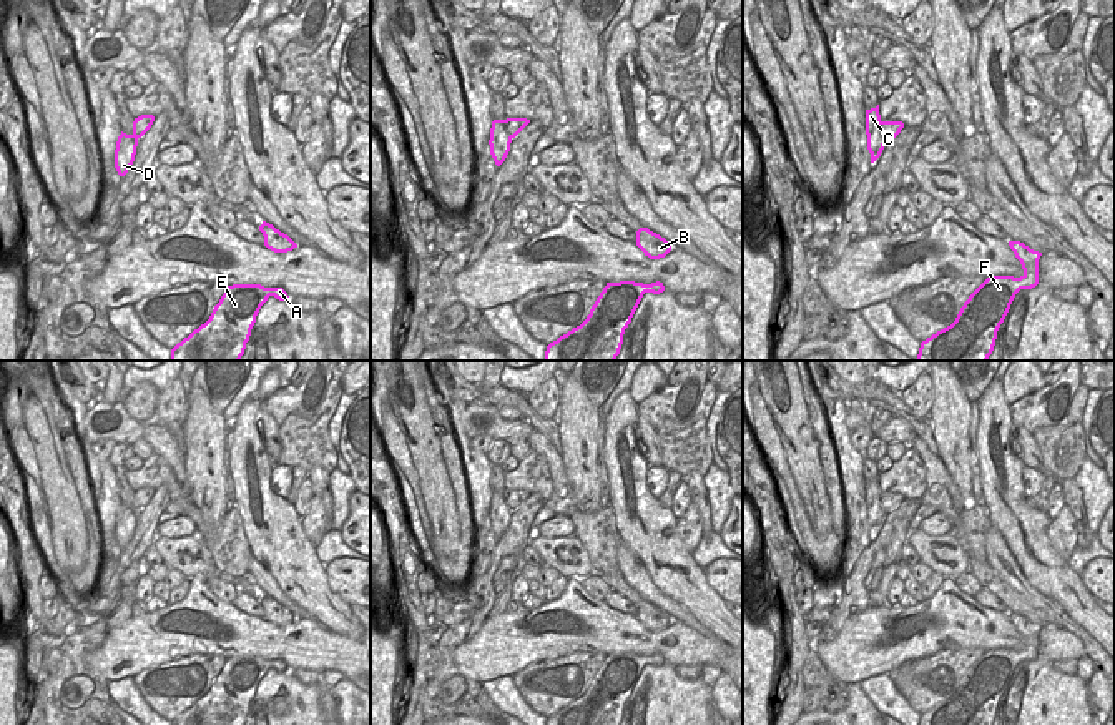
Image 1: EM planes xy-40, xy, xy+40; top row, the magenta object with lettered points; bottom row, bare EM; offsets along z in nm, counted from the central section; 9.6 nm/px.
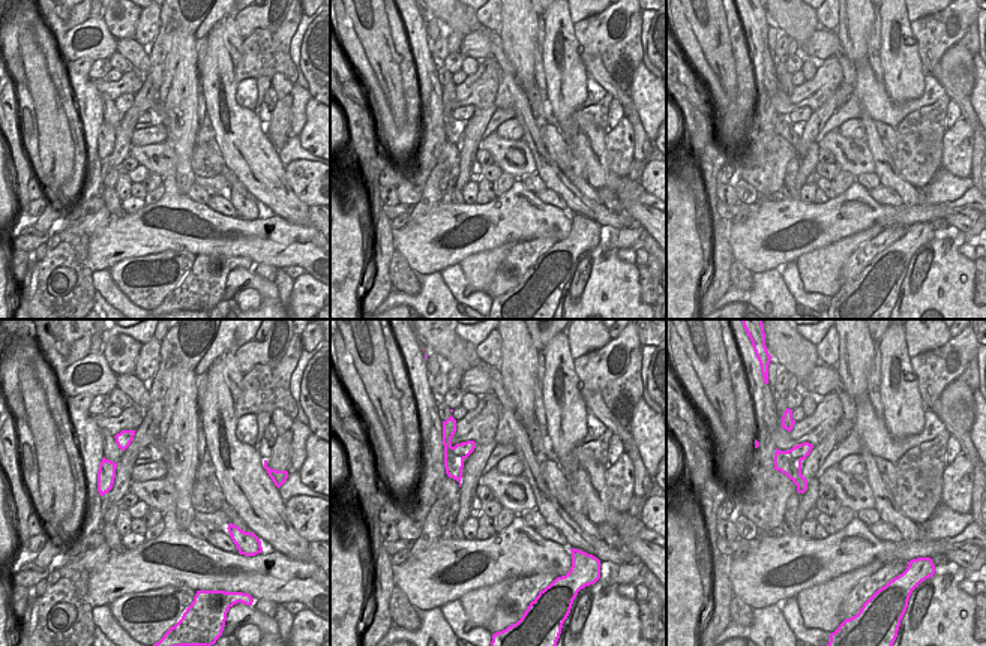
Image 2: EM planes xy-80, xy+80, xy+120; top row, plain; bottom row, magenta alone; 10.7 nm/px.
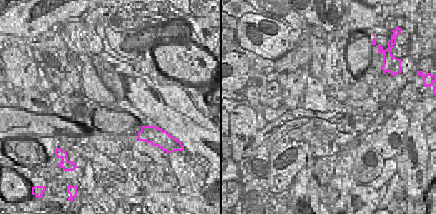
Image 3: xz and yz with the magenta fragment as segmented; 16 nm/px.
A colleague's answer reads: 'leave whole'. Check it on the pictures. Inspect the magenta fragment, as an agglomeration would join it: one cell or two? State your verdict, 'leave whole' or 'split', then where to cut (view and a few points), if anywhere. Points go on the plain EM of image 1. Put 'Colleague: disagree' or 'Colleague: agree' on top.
Colleague: disagree
split; cut xy+40 (881, 494), (881, 507), (886, 512)

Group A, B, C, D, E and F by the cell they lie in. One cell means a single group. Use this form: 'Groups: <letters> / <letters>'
Groups: A B E F / C D

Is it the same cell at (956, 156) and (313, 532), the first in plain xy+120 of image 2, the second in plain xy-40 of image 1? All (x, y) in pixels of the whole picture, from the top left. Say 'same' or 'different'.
same

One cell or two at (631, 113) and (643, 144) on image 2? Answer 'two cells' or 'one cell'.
one cell

